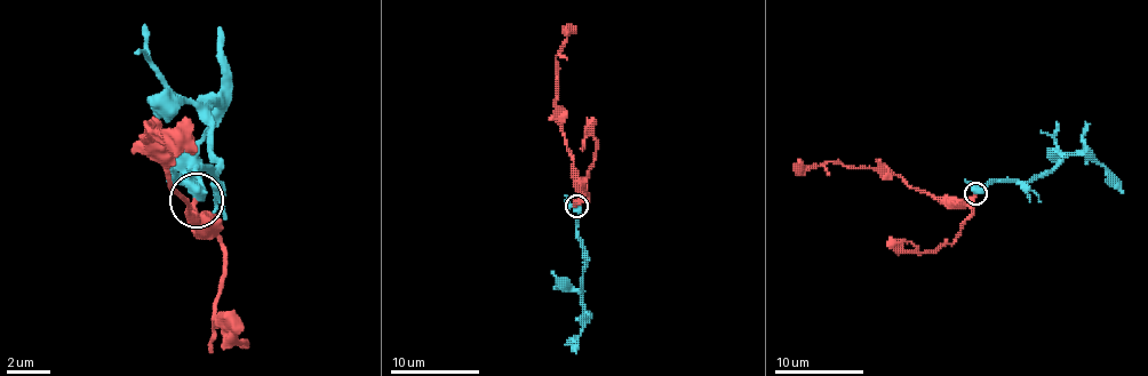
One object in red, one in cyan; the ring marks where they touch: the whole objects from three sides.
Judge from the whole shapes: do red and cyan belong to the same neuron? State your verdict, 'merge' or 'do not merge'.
merge

